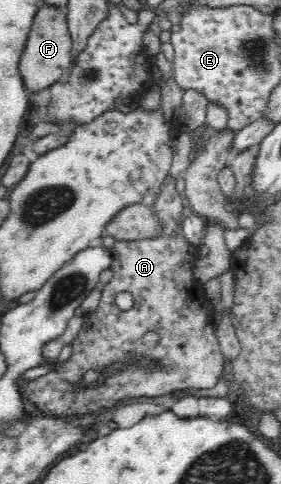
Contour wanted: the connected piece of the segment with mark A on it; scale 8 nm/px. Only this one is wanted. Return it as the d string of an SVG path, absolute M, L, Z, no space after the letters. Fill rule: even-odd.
M170 172L167 176L164 176L158 189L146 201L147 206L154 213L154 218L158 220L161 232L153 238L117 241L109 249L112 252L112 264L109 270L113 273L113 278L110 283L105 284L104 291L109 292L111 298L103 300L103 296L100 296L99 306L93 311L93 314L89 314L89 322L91 322L87 326L89 334L83 332L85 336L75 337L73 356L56 366L49 374L30 381L25 388L19 389L28 404L45 411L45 413L51 413L51 415L82 411L87 406L91 409L103 408L103 406L107 408L107 406L113 406L117 400L132 396L161 396L171 392L171 390L213 388L219 382L219 378L226 376L228 363L221 353L215 335L216 327L205 318L211 308L203 306L203 310L201 310L203 292L199 292L199 288L195 288L198 283L193 278L192 270L197 257L194 255L193 248L187 244L181 227L180 214L186 204L185 199L181 196L181 189L181 180L173 178ZM117 292L131 292L133 294L131 310L121 310L117 307L115 300L113 300L113 296ZM149 332L157 334L155 344L145 342L145 334L149 334ZM139 353L157 358L160 368L152 374L152 372L137 370L128 366L127 371L124 369L125 375L124 373L116 375L115 380L111 380L111 384L103 384L103 388L97 388L94 394L88 392L72 394L68 390L67 383L75 380L75 377L83 376L85 372L93 373L99 368L99 365L110 365L113 361L130 359Z

